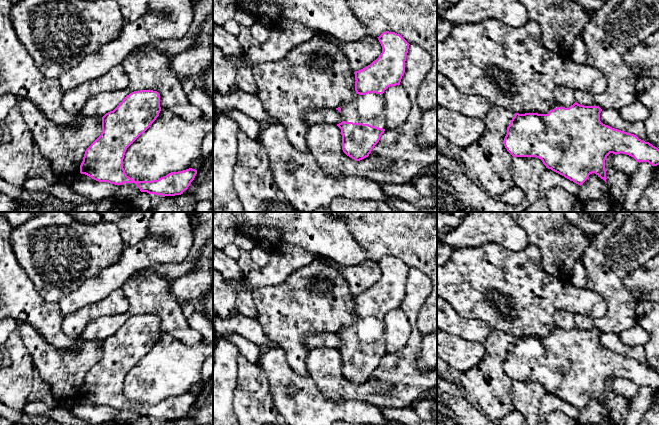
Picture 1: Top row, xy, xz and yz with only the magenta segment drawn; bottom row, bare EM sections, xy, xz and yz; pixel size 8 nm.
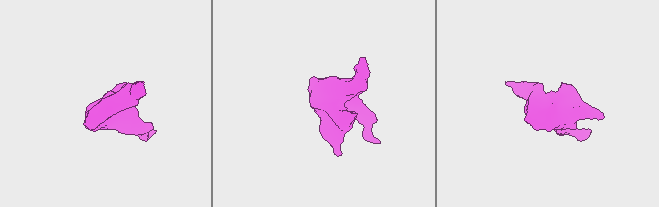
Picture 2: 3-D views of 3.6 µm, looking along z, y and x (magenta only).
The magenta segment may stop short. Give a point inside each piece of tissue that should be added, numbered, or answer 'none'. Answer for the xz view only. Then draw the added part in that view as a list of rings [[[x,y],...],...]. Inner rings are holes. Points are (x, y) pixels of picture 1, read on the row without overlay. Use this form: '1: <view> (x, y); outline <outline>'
1: xz (368, 333); outline [[[356,318],[340,332],[342,345],[369,348],[386,354],[383,318]]]

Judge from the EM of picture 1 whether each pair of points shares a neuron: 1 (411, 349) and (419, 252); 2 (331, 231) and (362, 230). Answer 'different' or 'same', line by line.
1: different
2: different

